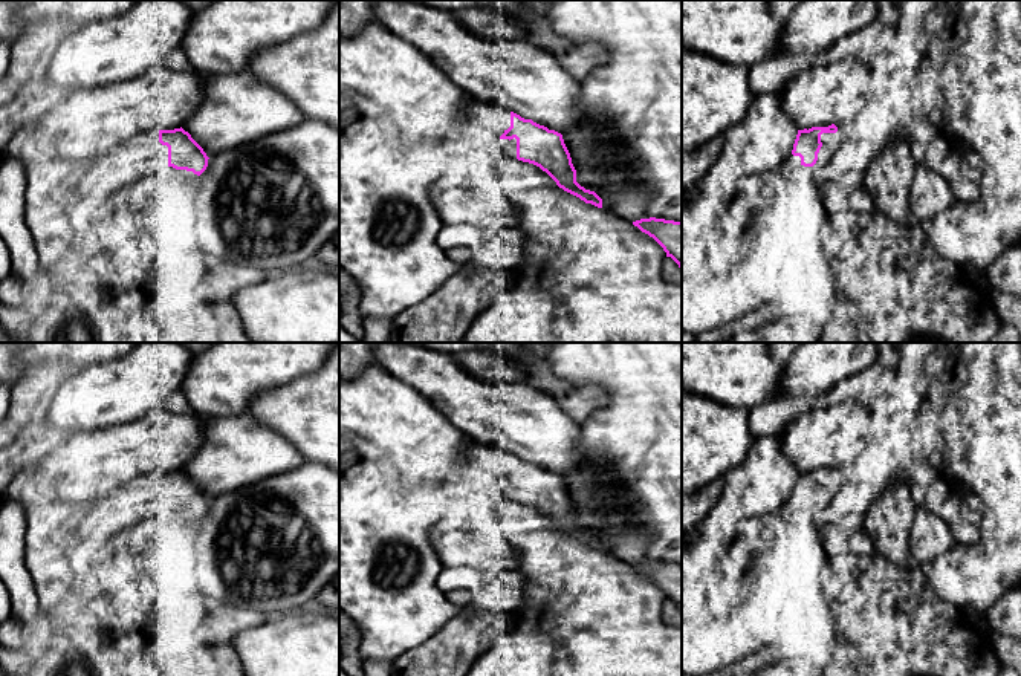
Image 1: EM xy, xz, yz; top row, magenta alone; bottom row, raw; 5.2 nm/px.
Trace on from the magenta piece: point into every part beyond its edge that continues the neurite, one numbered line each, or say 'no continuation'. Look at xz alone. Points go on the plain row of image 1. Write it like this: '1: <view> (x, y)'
1: xz (482, 462)

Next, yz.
1: yz (790, 503)

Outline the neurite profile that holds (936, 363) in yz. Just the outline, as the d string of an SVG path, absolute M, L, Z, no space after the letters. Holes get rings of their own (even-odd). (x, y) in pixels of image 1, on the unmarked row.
M940 343L926 358L923 369L916 378L916 390L919 395L925 395L931 379L937 379L943 375L948 367L948 353L948 346Z

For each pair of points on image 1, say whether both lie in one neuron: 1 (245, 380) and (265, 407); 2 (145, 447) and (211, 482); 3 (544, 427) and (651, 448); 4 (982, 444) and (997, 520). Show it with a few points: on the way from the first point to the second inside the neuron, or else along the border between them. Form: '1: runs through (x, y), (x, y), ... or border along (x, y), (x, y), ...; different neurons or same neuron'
1: border along (291, 381), (262, 390), (246, 410); different neurons
2: border along (204, 438), (199, 450), (181, 468); different neurons
3: border along (580, 424), (578, 448), (583, 461), (573, 470); different neurons
4: runs through (997, 462), (997, 502); same neuron

